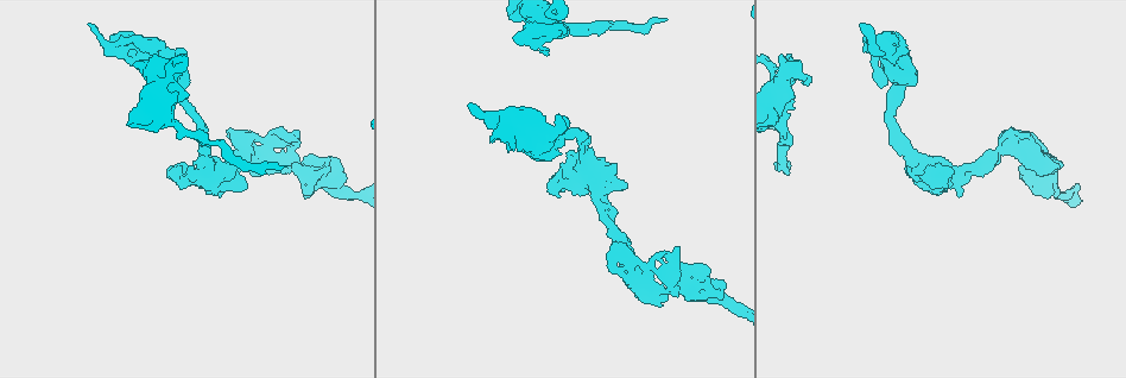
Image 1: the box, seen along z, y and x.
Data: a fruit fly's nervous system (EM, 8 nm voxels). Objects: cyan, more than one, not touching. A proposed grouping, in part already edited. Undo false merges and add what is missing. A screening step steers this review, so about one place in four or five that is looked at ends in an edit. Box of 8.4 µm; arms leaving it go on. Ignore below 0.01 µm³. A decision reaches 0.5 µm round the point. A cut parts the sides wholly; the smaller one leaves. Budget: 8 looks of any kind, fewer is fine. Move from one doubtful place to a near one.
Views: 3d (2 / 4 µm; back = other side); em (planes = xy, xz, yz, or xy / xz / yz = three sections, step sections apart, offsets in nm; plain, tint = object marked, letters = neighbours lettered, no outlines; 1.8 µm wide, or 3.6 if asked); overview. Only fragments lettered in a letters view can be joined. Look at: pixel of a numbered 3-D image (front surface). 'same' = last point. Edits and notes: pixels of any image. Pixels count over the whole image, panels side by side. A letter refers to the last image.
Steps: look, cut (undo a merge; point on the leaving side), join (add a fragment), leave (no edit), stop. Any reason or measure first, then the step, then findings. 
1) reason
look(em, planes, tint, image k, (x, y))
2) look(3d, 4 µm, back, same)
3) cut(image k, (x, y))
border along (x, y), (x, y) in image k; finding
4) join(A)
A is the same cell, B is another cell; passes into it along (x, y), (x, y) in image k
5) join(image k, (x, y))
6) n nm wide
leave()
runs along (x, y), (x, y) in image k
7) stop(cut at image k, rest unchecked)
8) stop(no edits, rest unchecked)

narrows sharply
look(3d, 2 µm, back, image 1, (1005, 147))

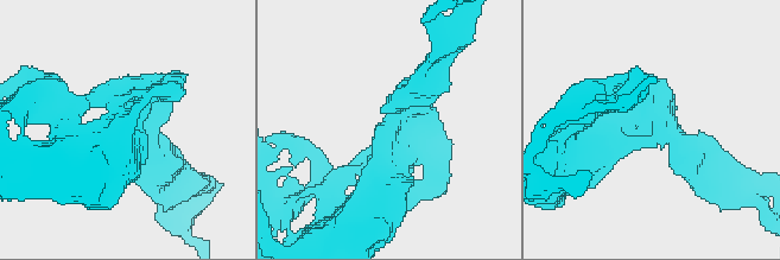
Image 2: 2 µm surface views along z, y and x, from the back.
now the EM
look(em, planes, letters, image 2, (390, 129))

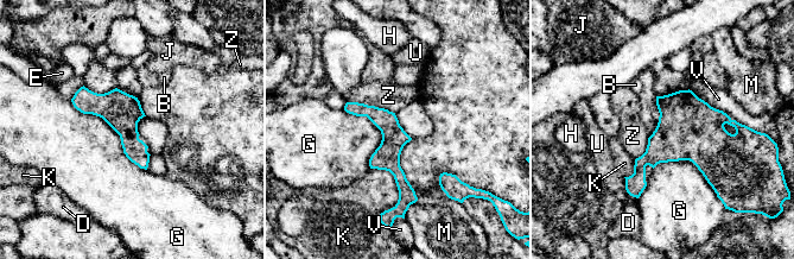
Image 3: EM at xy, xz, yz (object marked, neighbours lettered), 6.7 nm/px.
leave()
B, D, E, G, H, J, K, M, U, V and Z are other cells; all the same neuron

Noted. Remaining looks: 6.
an open end
look(em, planes, letters, image 1, (175, 173))

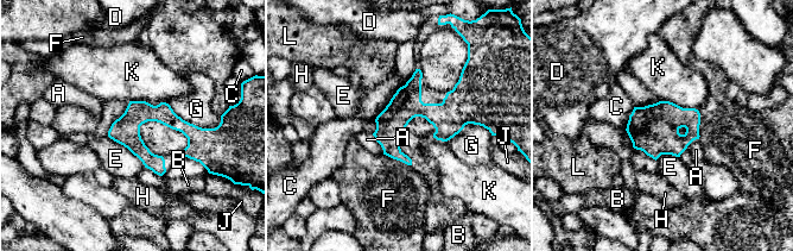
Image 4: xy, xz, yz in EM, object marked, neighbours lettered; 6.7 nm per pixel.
190 nm wide
leave()
A, B, C, D, E, F, G, H, J, K and L are other cells; border along (107, 136), (126, 146), (145, 167) in image 4; no lettered fragment goes on from it

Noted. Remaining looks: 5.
free end
look(3d, 4 µm, image 1, (716, 290))

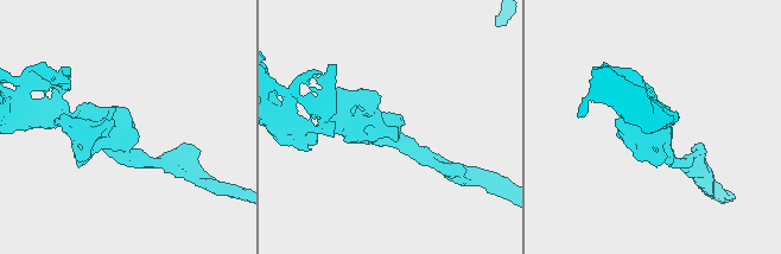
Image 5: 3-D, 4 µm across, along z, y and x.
look(em, xy, step 8, tint, image 5, (125, 110))

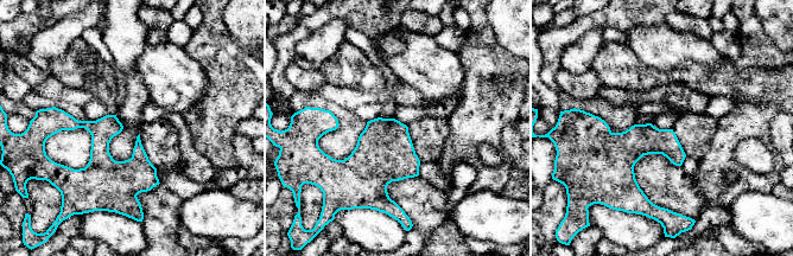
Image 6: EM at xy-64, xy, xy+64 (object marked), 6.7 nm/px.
cut it another way
look(em, planes, letters, same)

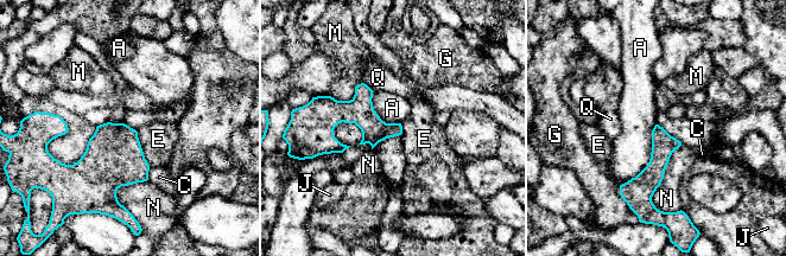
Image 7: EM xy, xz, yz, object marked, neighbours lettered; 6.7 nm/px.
leave()
A, C, E, G, J, M, N and Q are other cells; border along (655, 123), (650, 161), (620, 185) in image 7; none of them fits

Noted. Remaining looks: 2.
an open end
look(3d, 4 µm, image 1, (548, 55))

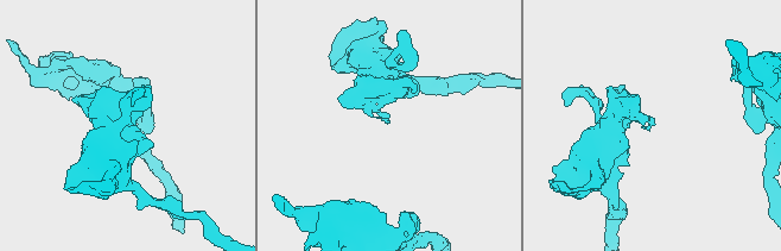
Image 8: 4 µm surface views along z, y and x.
arms of 190, 340 nm; now the EM
look(em, yz, step 16, letters, image 8, (651, 117))

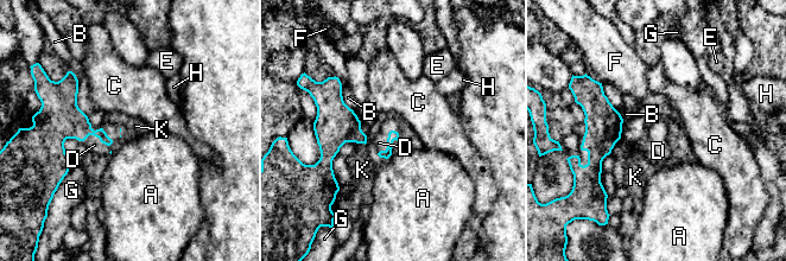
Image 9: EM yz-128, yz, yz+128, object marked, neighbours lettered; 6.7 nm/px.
join(D)
D is the same cell, A, B, C, E, F, G, H and K are other cells; passes into it along (67, 121), (99, 138), (94, 145) in image 9; it goes on there

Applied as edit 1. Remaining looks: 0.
stop(join at image 9, rest unchecked)

